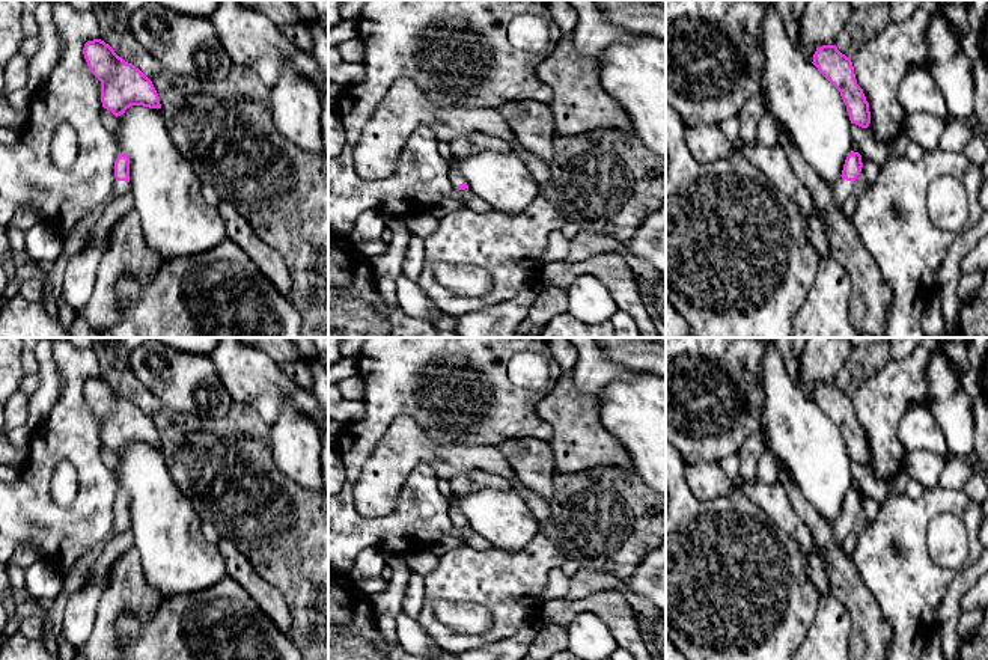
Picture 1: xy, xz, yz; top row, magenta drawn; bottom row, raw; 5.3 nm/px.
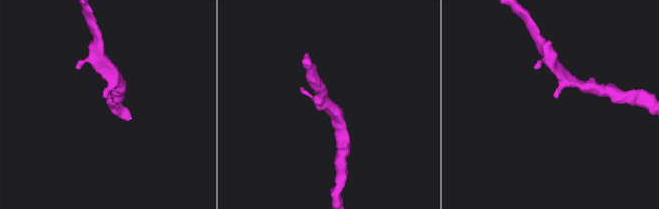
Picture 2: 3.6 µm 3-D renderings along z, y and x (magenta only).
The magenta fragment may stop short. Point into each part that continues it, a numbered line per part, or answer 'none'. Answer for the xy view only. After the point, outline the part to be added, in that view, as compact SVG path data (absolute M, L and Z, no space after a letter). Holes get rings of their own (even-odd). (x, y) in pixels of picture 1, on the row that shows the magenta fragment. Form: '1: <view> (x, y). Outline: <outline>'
1: xy (119, 187). Outline: M113 179L111 194L113 199L119 199L120 196L127 194L131 190L131 184L125 181Z

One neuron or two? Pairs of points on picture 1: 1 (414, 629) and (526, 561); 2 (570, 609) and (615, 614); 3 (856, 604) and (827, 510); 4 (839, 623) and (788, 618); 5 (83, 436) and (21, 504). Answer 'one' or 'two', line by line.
1: two
2: one
3: two
4: two
5: one

